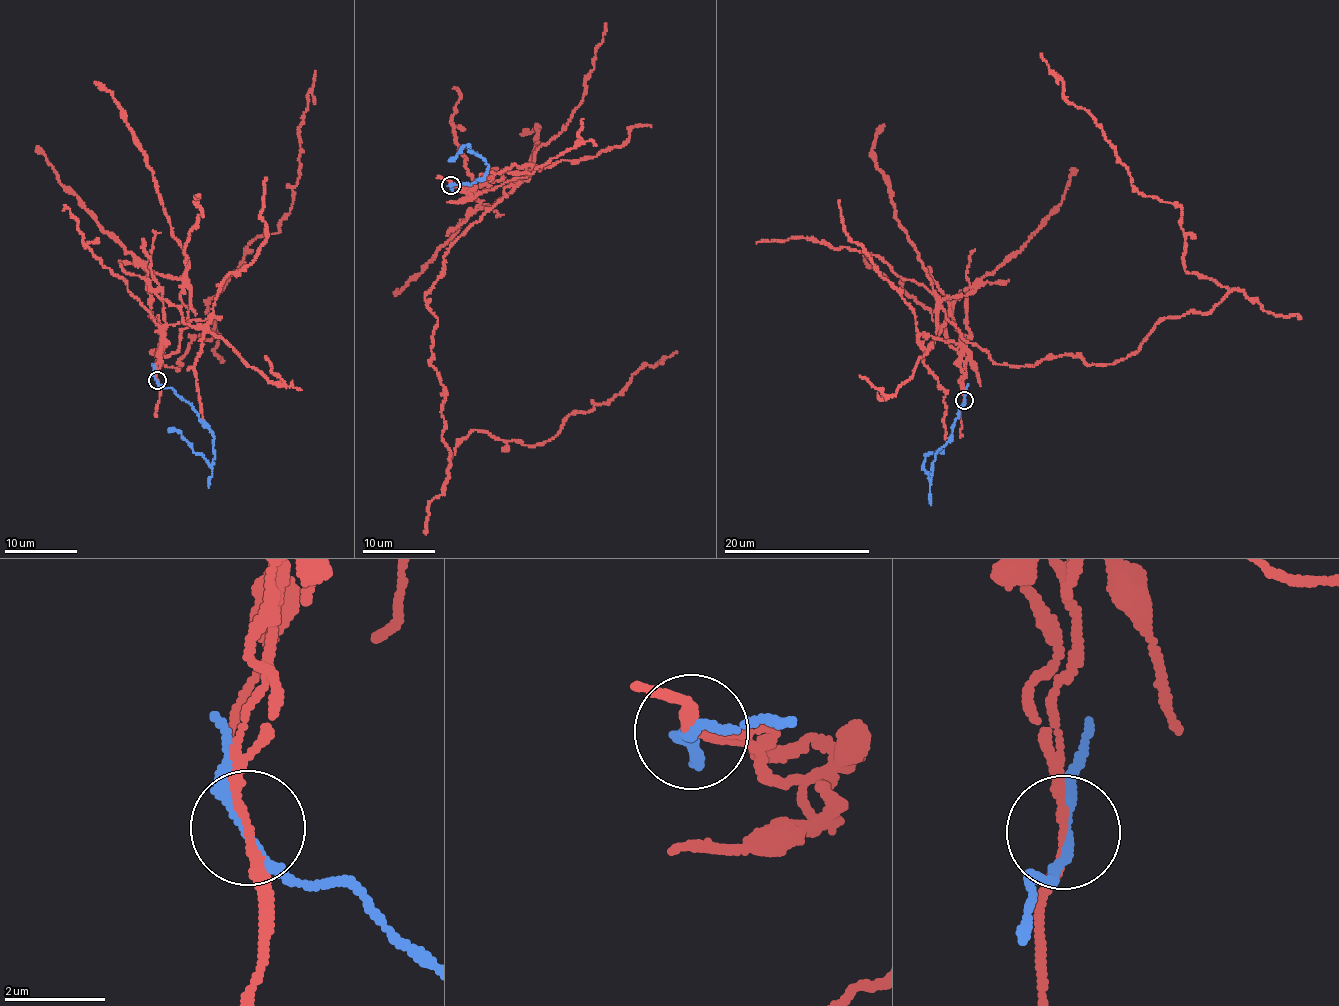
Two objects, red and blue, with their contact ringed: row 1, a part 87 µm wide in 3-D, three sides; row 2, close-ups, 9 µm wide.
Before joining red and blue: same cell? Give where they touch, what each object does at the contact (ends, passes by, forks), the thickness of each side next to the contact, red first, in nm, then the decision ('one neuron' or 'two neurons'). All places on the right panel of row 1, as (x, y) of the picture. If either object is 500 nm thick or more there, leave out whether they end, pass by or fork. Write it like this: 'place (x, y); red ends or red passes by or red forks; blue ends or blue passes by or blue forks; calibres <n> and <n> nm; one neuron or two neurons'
place (964, 400); red passes by; blue passes by; calibres 160 and 170 nm; two neurons

